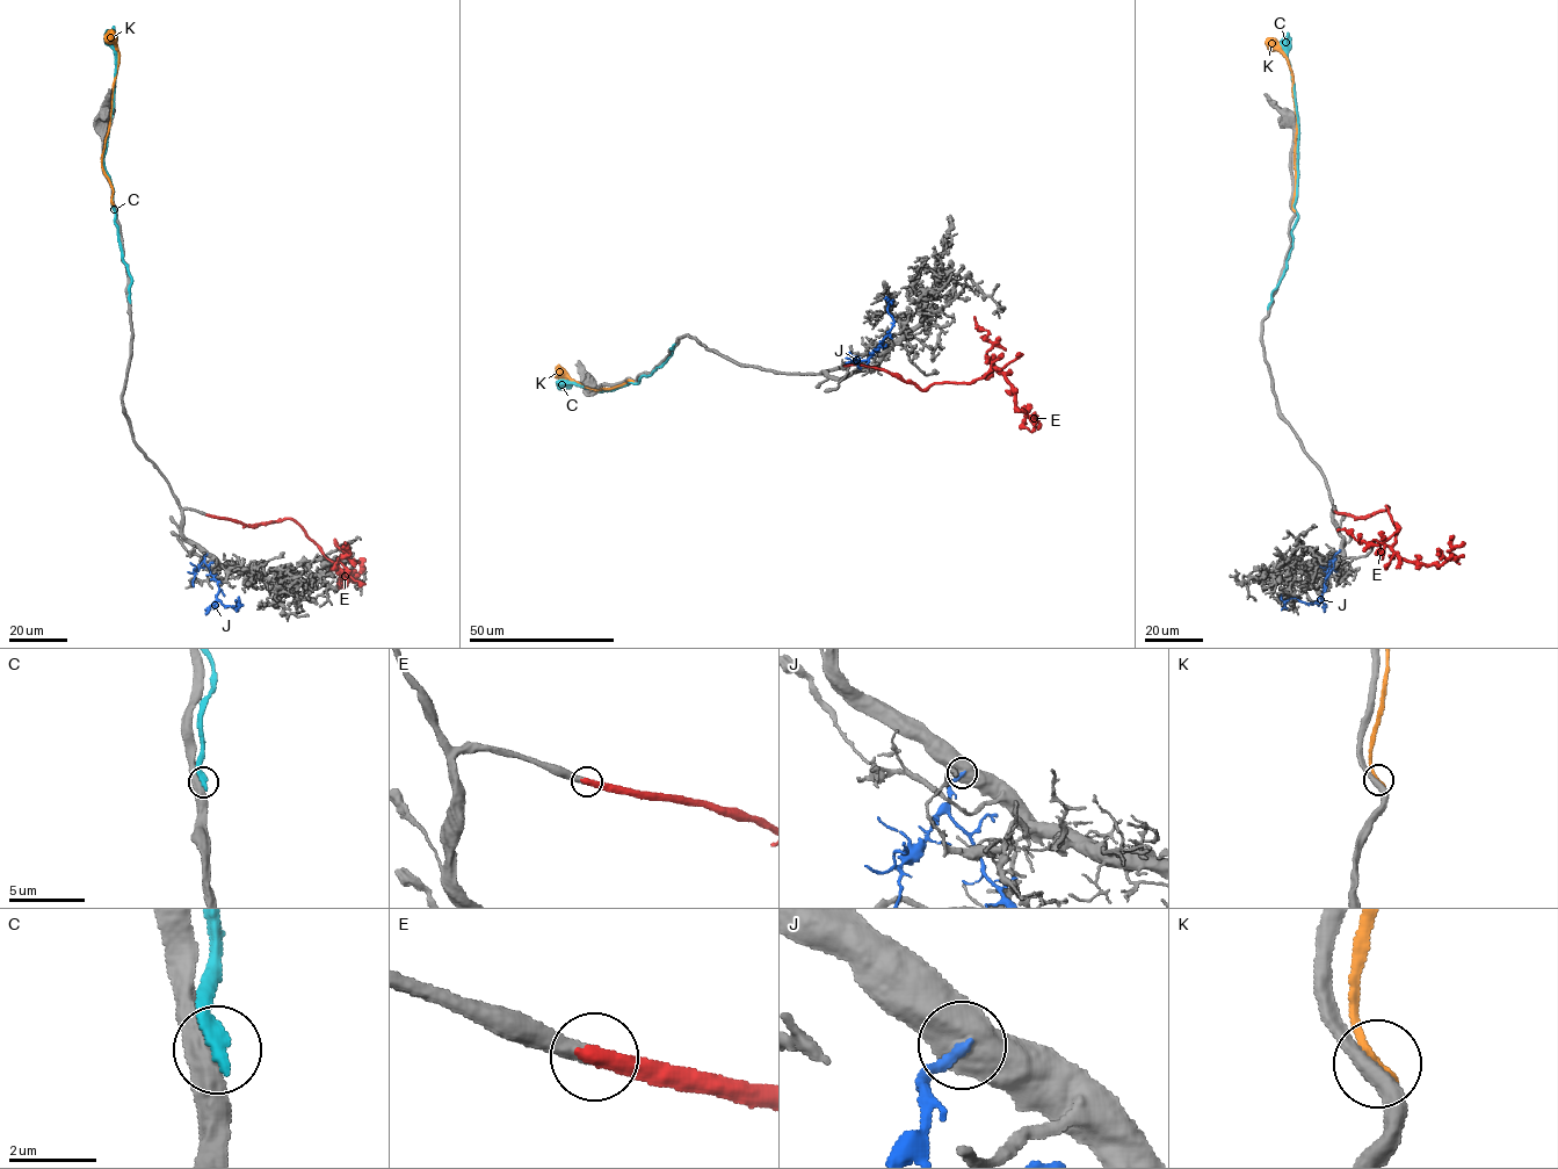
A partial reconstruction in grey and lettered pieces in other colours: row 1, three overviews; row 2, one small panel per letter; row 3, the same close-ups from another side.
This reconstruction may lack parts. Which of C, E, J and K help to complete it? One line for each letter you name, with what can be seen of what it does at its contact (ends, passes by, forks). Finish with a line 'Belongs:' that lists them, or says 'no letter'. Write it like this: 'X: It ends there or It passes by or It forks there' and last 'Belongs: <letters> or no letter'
E: It ends there
Belongs: E

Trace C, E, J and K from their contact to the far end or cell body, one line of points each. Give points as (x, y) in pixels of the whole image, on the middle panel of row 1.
C: (675, 345), (667, 360), (637, 383), (629, 382), (600, 392), (574, 383), (563, 387)
E: (845, 366), (882, 369), (921, 389), (970, 382), (993, 369), (1012, 387), (1015, 405), (1034, 413)
J: (860, 368), (857, 363), (879, 346), (893, 322), (888, 307), (889, 298)
K: (631, 381), (594, 390), (582, 387), (556, 367)

